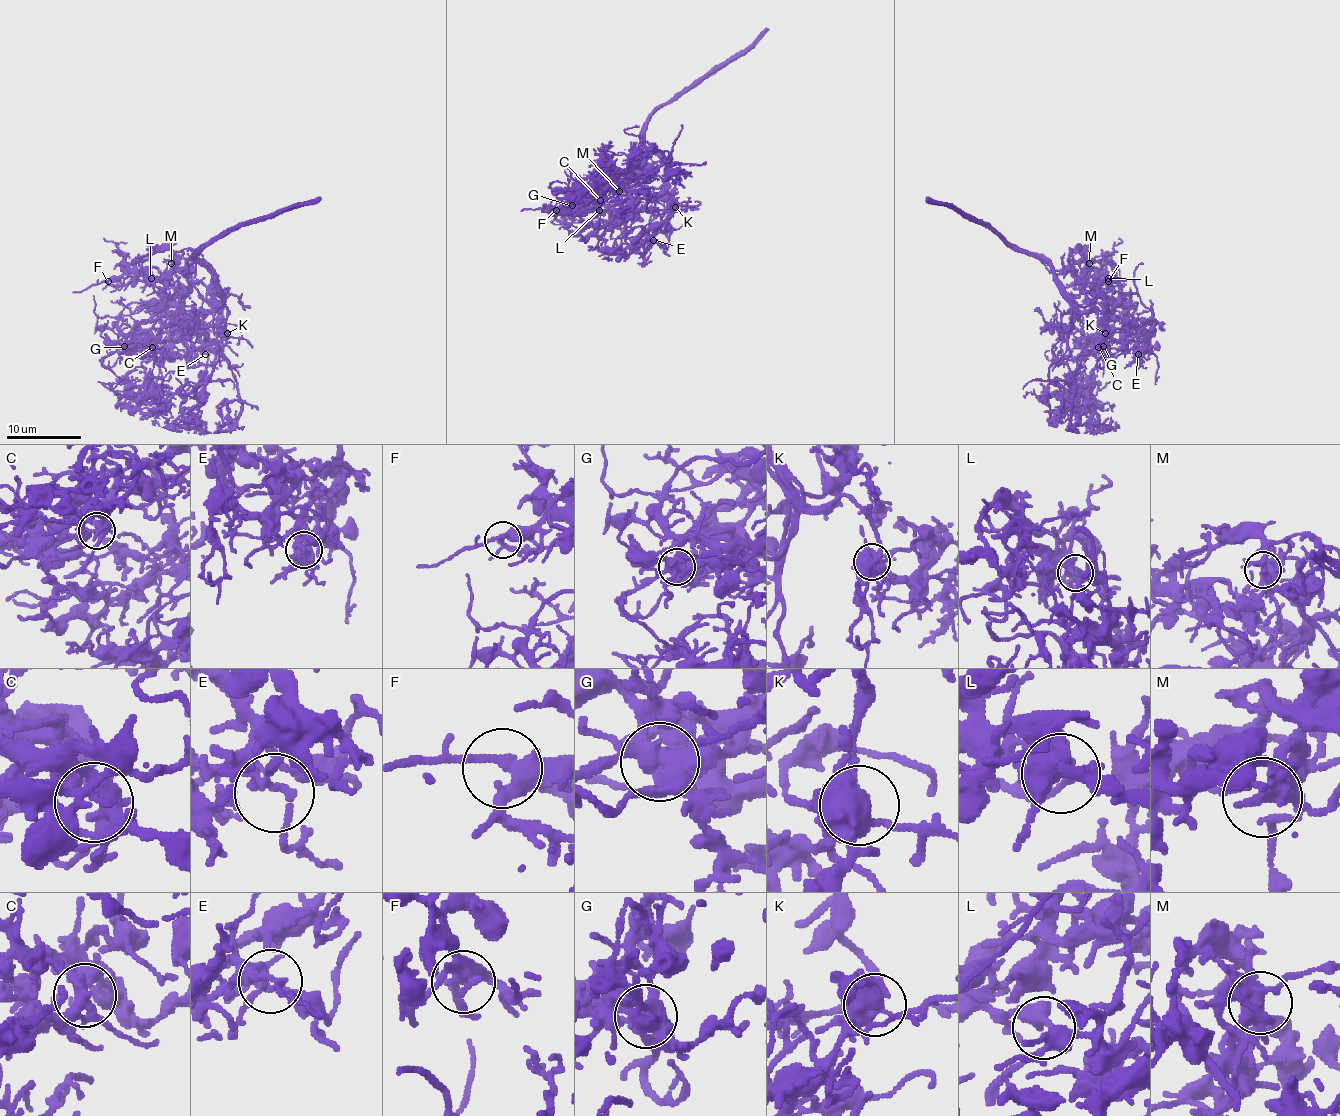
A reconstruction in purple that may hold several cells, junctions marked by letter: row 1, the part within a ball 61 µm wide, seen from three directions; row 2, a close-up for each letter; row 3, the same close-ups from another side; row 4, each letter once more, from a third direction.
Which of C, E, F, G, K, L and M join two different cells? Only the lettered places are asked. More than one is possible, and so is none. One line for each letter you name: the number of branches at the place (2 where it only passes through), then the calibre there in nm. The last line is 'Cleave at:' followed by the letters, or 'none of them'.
Cleave at: none of them

